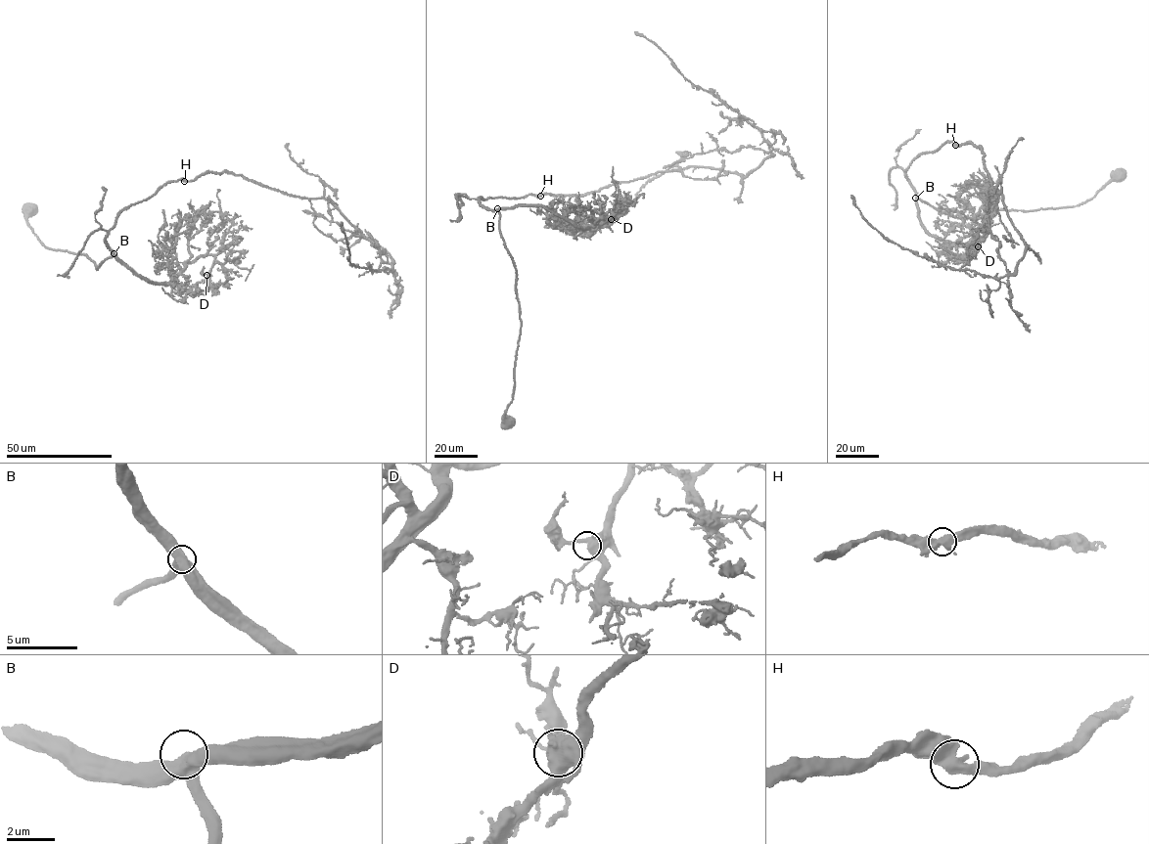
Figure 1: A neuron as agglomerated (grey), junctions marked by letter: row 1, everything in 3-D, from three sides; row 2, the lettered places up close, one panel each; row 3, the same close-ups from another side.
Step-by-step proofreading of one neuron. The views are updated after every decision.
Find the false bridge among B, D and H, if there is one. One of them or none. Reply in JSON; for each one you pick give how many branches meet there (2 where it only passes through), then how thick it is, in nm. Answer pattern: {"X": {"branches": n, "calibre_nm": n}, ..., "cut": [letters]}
{"cut": []}

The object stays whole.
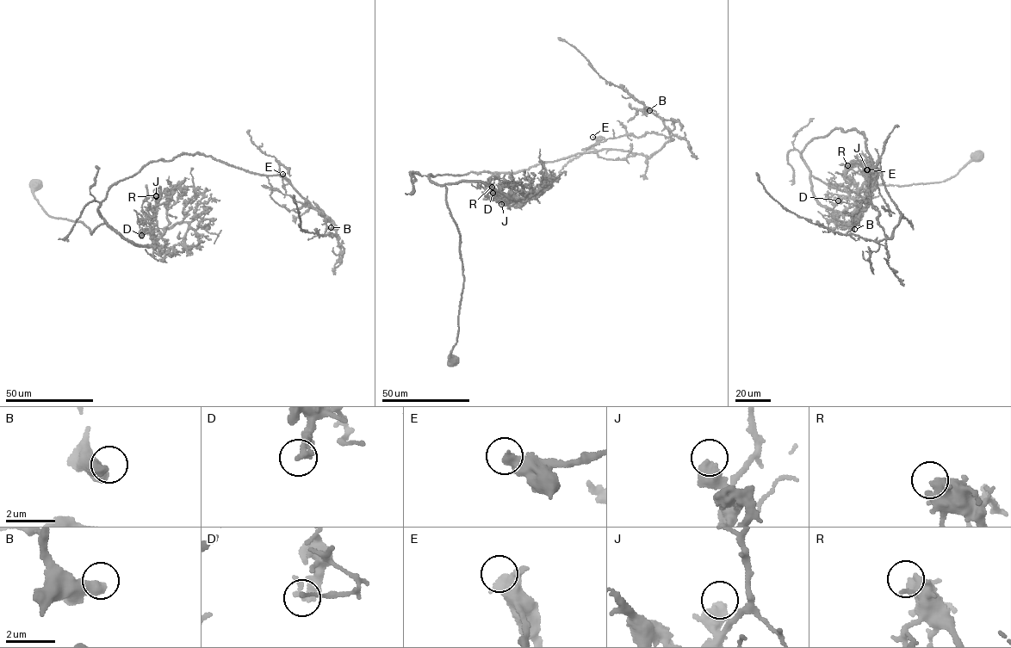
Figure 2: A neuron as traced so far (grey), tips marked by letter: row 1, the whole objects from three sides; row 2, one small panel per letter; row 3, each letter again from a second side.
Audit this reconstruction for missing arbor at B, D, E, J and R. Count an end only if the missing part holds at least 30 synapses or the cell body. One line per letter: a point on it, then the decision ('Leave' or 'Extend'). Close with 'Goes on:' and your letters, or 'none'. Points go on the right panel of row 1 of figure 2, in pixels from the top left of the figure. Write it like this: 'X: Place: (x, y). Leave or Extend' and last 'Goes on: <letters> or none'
B: Place: (854, 229). Leave
D: Place: (838, 200). Leave
E: Place: (867, 169). Leave
J: Place: (866, 169). Leave
R: Place: (847, 165). Leave
Goes on: none

